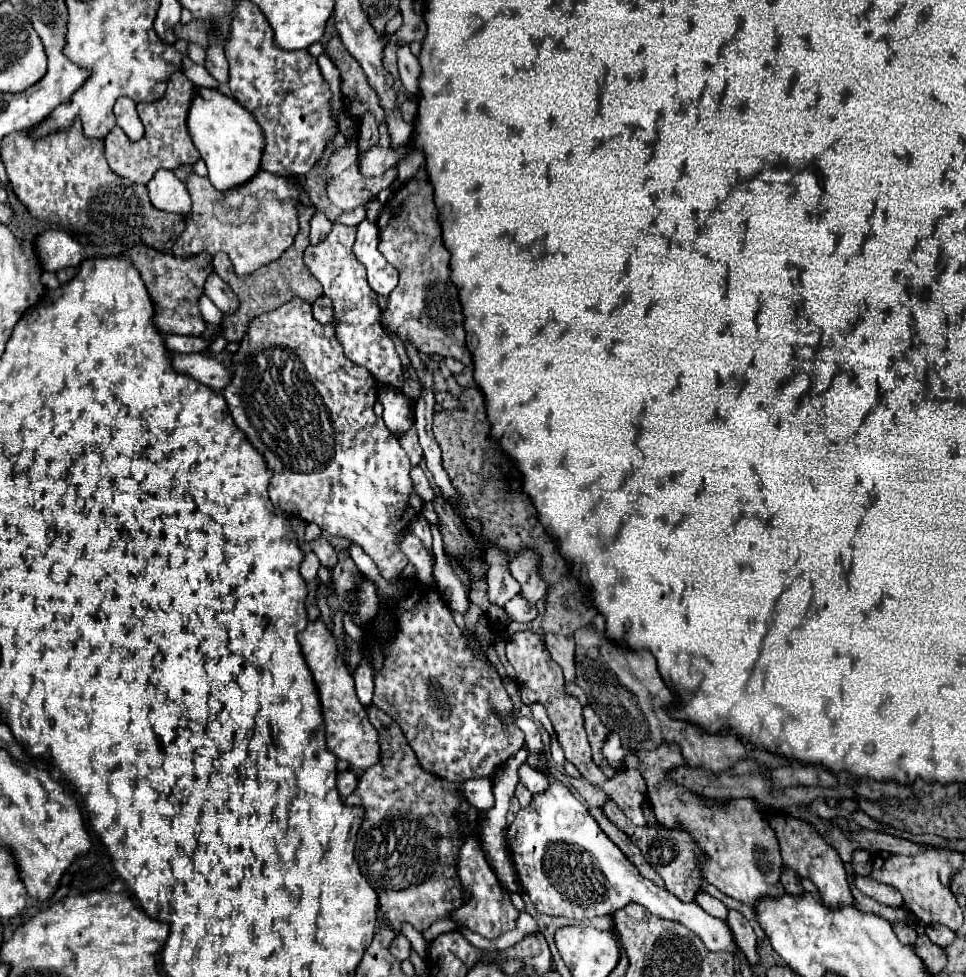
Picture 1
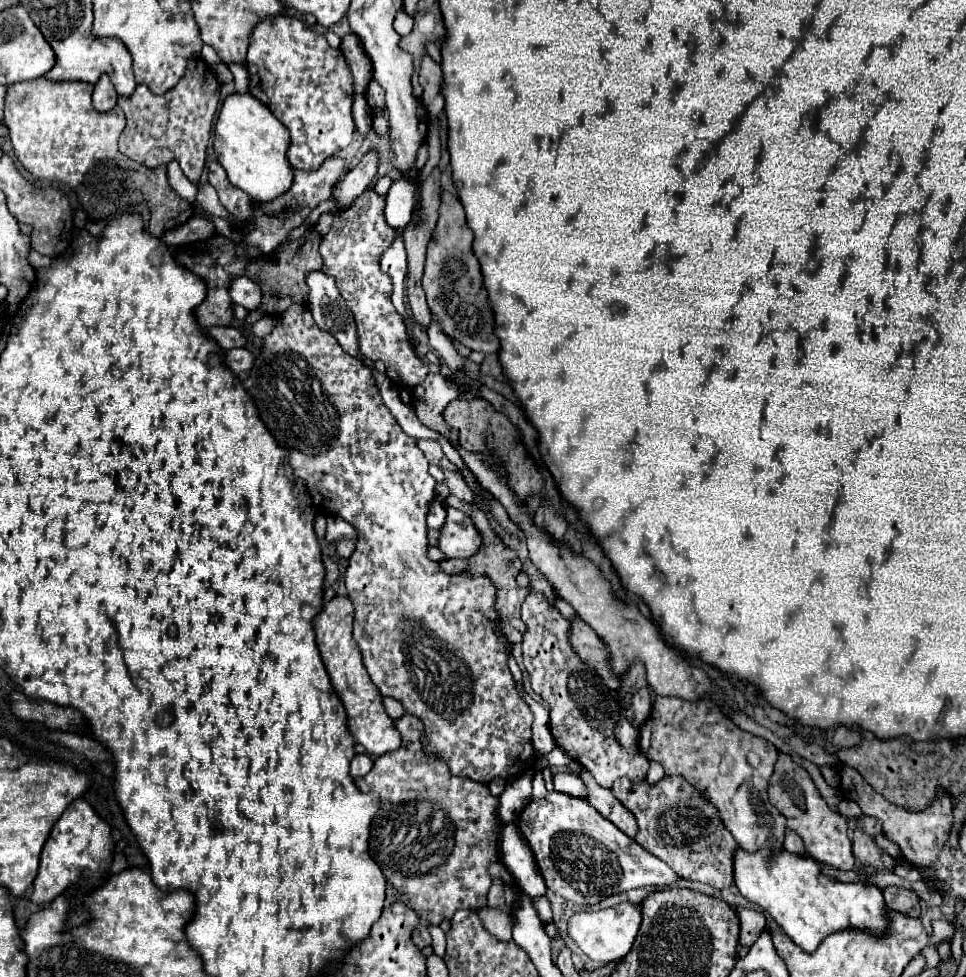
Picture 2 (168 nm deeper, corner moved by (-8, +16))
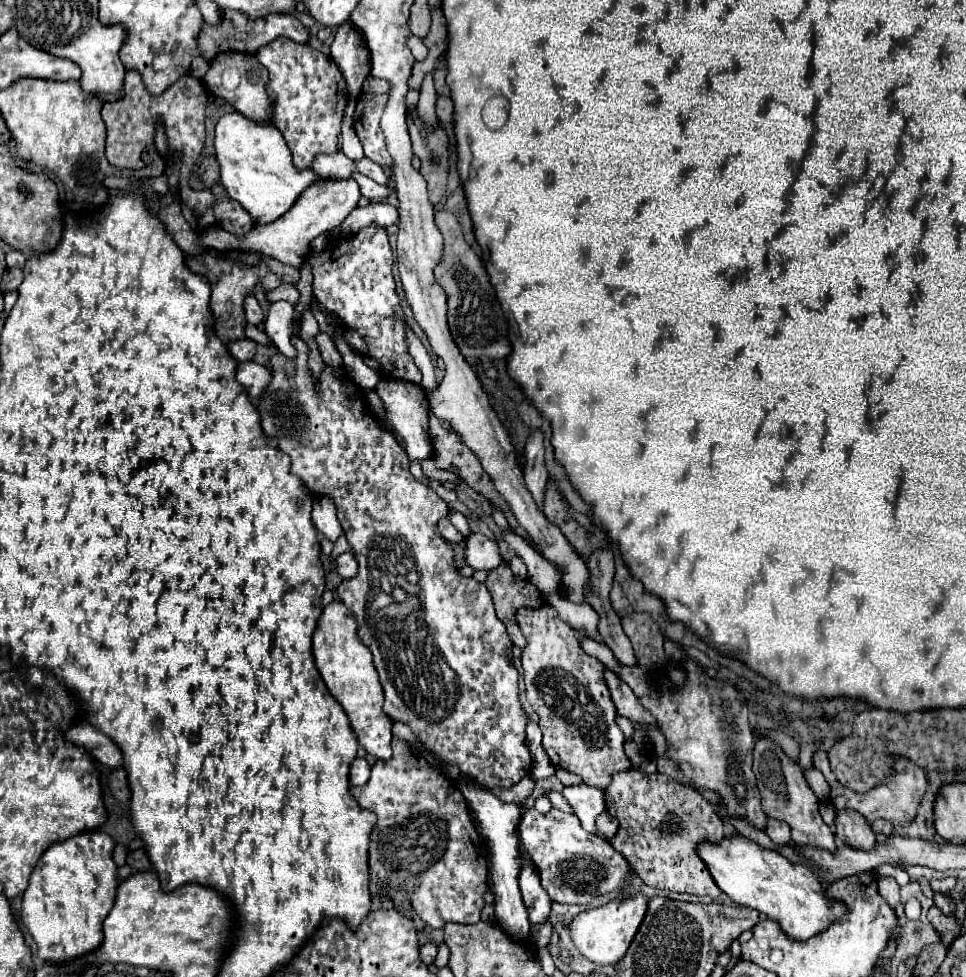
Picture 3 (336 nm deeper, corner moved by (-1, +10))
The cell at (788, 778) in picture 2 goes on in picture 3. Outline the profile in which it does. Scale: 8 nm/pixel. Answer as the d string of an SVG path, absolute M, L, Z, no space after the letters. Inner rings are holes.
M765 738L757 740L753 758L755 758L753 772L757 774L757 788L761 792L761 804L765 814L789 824L791 842L795 846L813 846L813 848L825 848L829 852L835 852L837 850L835 834L819 814L817 796L805 782L803 768L797 762L793 764L771 740L765 740Z

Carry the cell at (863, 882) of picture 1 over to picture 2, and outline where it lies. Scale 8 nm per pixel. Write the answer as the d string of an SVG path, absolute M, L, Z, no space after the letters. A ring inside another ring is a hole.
M858 828L852 832L852 850L854 856L864 864L864 866L876 866L878 870L892 870L894 868L894 858L884 856L880 848L876 846L874 838Z

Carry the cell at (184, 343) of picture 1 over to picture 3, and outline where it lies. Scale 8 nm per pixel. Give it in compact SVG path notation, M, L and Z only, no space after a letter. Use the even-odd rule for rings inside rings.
M235 340L235 342L229 342L227 344L229 352L233 358L237 358L239 362L245 362L245 360L251 360L255 356L255 342L253 340Z

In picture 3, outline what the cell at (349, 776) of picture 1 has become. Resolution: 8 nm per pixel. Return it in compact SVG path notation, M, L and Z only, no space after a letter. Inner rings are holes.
M355 758L351 764L351 772L349 772L349 782L355 786L361 786L369 780L369 762L365 758Z

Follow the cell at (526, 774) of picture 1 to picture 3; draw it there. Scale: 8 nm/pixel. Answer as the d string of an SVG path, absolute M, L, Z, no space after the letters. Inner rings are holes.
M579 784L579 786L565 786L561 794L569 802L569 806L573 808L573 814L581 820L581 826L587 832L597 834L595 818L605 810L603 790L599 790L595 786Z

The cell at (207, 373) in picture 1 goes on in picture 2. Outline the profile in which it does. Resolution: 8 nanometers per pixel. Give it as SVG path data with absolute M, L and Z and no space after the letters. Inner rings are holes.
M234 348L234 350L228 350L226 354L226 366L242 380L248 378L252 366L254 366L254 354L248 352L246 348Z

